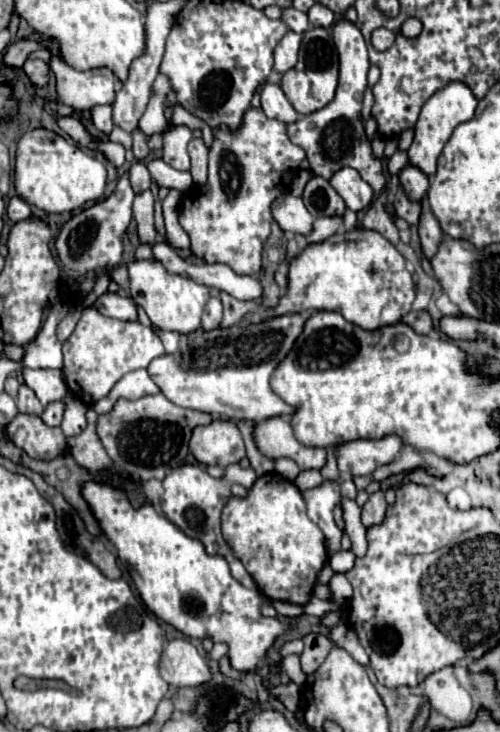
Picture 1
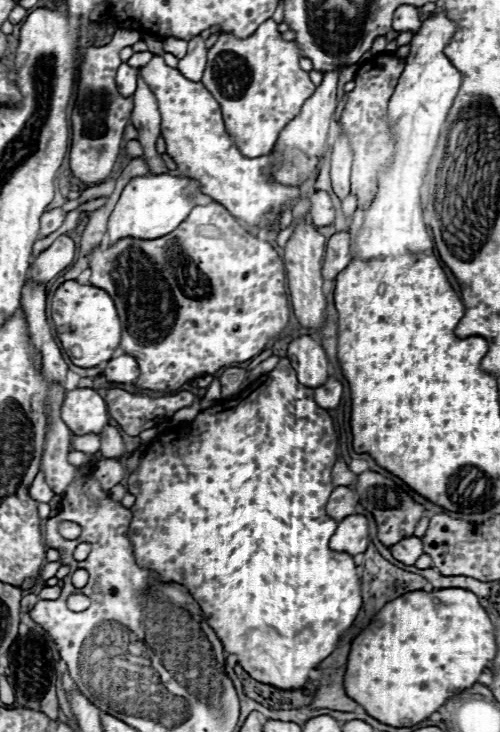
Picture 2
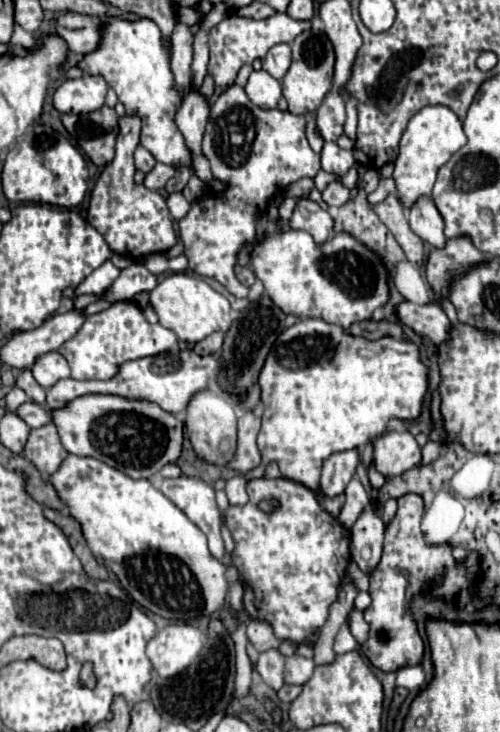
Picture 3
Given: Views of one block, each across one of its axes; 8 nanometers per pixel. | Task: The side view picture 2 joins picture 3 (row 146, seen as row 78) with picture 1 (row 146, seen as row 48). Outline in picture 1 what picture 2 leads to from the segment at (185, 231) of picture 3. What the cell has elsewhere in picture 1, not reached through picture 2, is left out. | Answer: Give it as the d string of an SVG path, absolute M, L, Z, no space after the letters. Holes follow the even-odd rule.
M248 108L244 118L242 118L242 124L236 128L236 130L230 130L230 128L214 128L214 142L208 150L208 182L204 186L194 186L194 188L188 188L184 194L182 194L182 200L180 200L180 224L182 228L186 230L186 234L190 236L190 250L194 254L194 258L198 260L204 260L204 262L220 262L220 264L226 264L230 266L236 274L248 274L248 276L256 276L260 272L260 266L262 266L262 248L264 248L264 242L270 234L270 226L272 226L272 214L270 214L270 204L282 194L282 192L288 192L290 184L292 184L292 178L294 174L298 172L300 168L300 162L306 158L304 150L296 144L290 142L290 138L286 136L286 124L280 122L280 120L272 120L272 118L266 118L266 114L260 110L260 108Z

